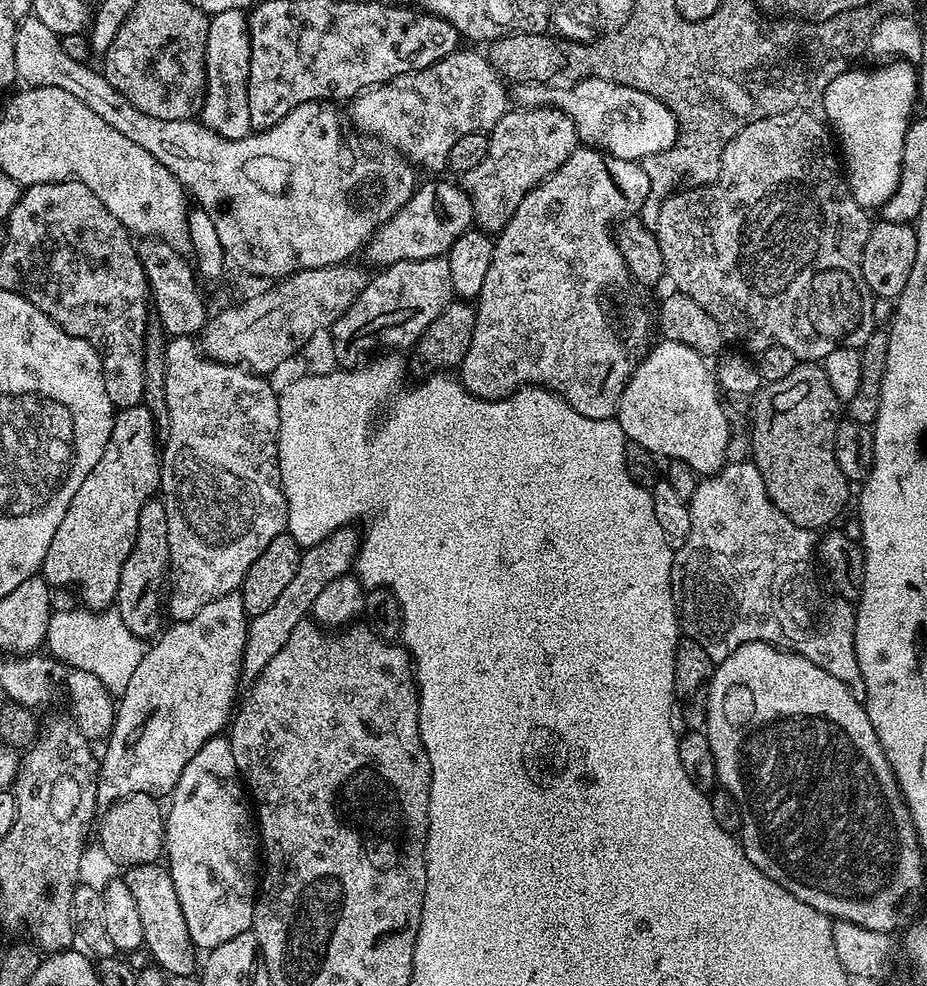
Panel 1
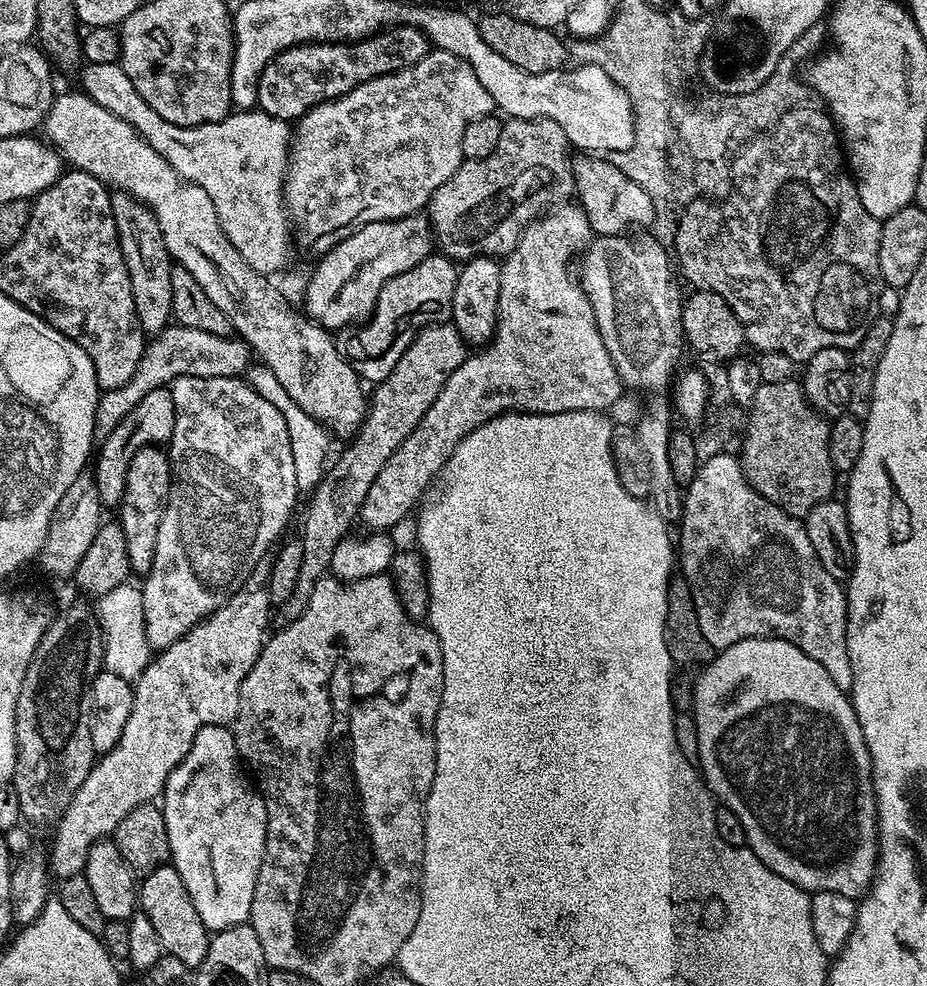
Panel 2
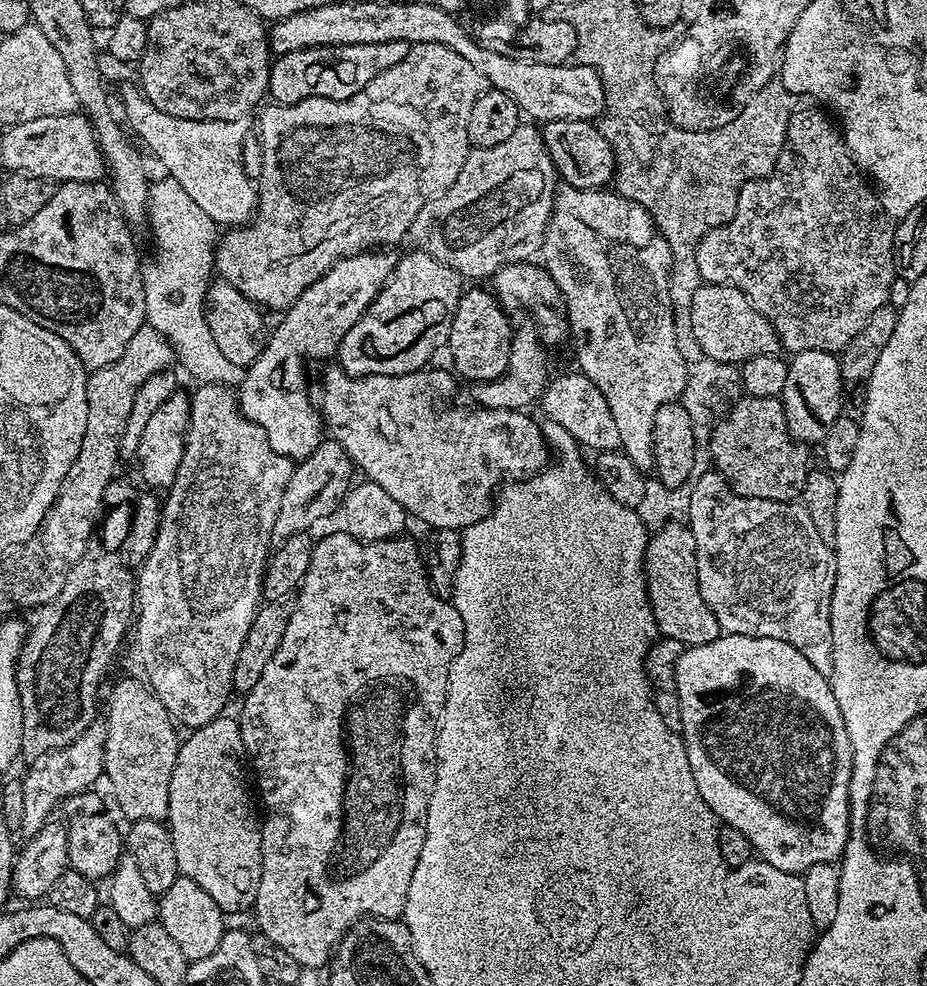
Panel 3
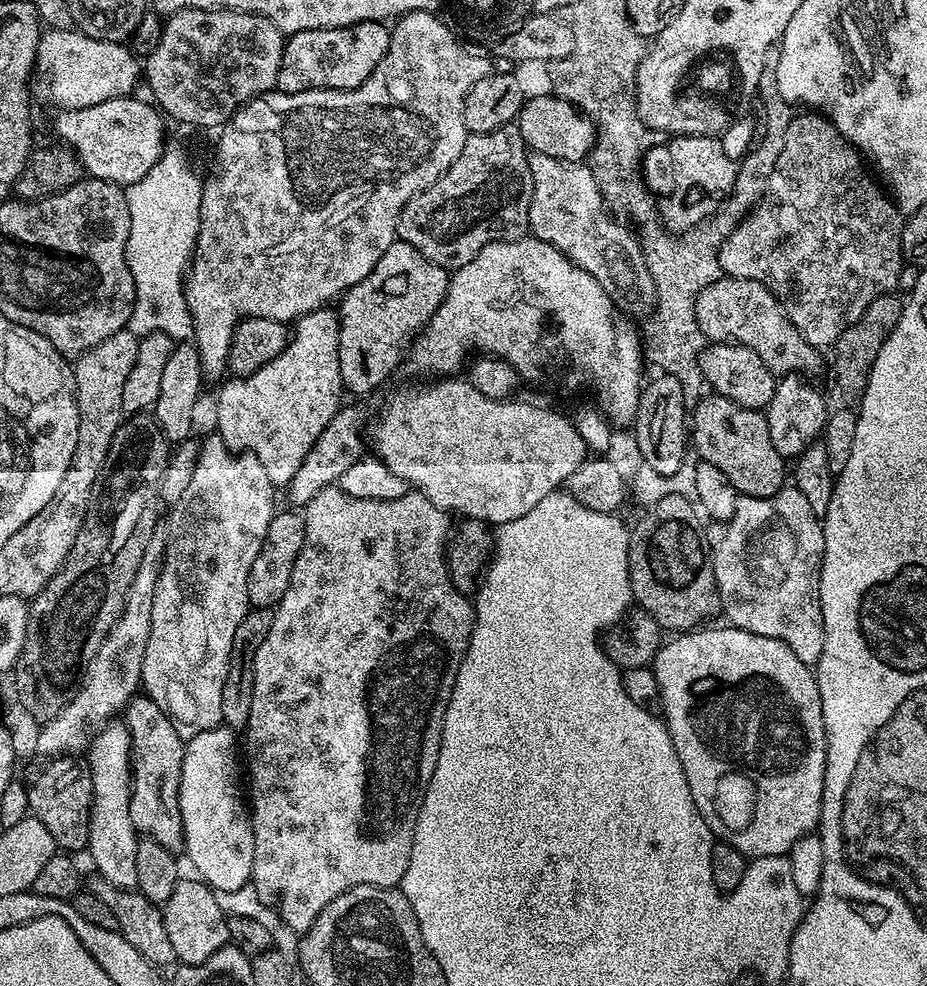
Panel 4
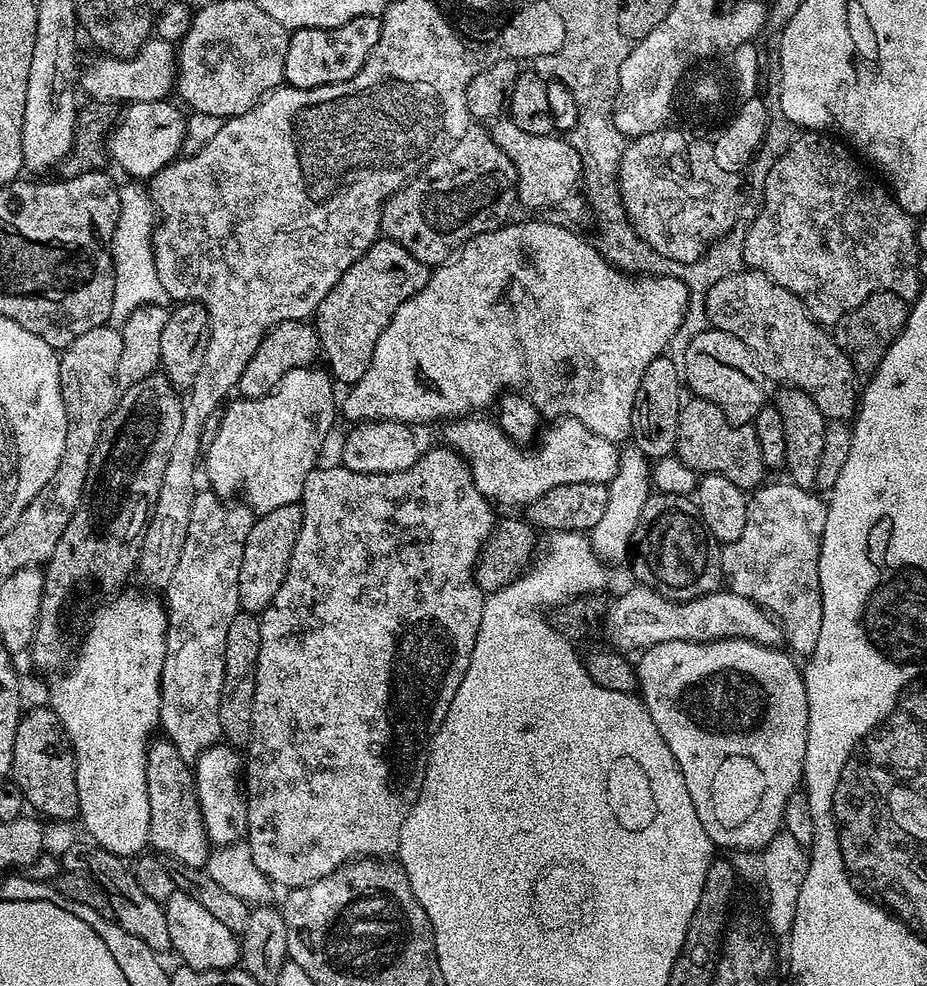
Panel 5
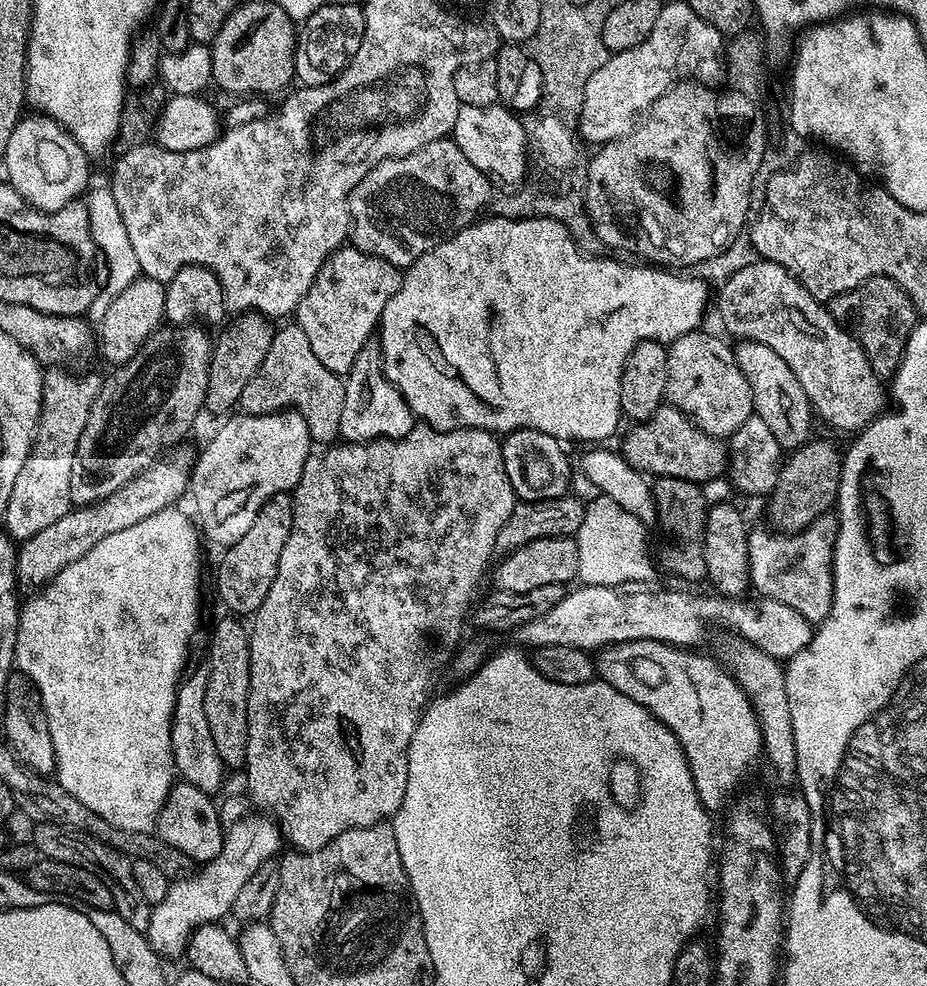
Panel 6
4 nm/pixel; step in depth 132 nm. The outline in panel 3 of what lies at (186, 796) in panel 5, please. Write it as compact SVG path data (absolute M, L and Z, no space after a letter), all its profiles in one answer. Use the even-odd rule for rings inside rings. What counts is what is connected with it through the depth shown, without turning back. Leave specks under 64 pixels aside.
M128 676L125 680L120 680L108 692L108 716L106 715L106 754L104 755L104 776L108 784L112 787L112 796L116 799L116 804L120 807L119 815L125 816L125 821L131 822L134 820L163 820L167 821L168 811L170 810L170 778L174 774L174 766L178 762L178 754L180 753L180 745L182 736L179 736L177 725L172 719L172 715L166 710L166 706L162 706L159 698L152 693L152 689L148 687L143 679L135 680L134 677Z

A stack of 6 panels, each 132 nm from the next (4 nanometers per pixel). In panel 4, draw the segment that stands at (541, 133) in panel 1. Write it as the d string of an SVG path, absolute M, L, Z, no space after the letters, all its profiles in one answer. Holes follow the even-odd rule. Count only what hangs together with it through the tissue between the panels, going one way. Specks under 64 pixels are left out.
M509 126L507 128L499 128L497 132L478 132L469 135L467 142L464 143L464 150L454 162L454 166L450 166L450 170L446 170L446 174L440 176L438 182L434 182L426 191L418 193L404 207L400 215L400 221L396 227L397 237L407 242L410 246L414 246L414 250L418 250L430 262L434 262L446 270L455 270L466 266L466 262L473 260L486 245L493 244L495 240L519 240L529 235L528 211L530 210L530 202L532 201L532 174L528 165L529 155L529 149L515 127Z

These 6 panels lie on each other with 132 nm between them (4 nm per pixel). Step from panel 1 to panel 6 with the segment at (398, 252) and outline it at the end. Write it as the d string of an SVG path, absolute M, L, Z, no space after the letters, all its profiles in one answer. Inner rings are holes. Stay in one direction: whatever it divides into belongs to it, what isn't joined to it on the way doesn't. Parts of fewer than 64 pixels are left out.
M269 410L263 414L239 415L233 415L221 423L225 424L213 434L204 456L202 452L197 459L190 481L190 496L196 499L197 513L195 512L195 515L198 517L203 535L207 539L209 536L216 544L224 544L223 546L236 544L254 526L258 514L273 498L291 493L295 489L302 478L304 469L310 464L308 455L314 447L312 428L301 412Z

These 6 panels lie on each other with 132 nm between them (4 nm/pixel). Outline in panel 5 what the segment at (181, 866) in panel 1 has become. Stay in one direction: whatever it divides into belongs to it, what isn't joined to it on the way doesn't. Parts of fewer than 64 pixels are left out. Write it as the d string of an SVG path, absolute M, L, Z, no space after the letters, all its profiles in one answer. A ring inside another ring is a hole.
M221 742L206 750L194 761L196 777L196 797L200 803L200 813L206 826L209 845L217 849L229 844L239 844L245 839L248 831L248 798L242 777L246 768L235 747Z

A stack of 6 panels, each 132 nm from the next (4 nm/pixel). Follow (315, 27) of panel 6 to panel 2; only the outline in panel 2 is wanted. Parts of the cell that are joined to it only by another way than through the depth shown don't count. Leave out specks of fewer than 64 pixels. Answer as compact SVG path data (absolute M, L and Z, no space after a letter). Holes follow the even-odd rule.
M400 24L397 28L389 28L374 36L367 36L365 40L344 43L344 52L348 52L348 56L344 56L344 60L352 60L352 72L268 72L264 69L261 80L258 82L257 105L259 111L270 114L274 118L295 122L305 116L314 106L318 106L326 100L337 100L339 96L344 96L360 84L365 84L367 80L414 66L429 51L430 45L426 34L422 34L422 30Z

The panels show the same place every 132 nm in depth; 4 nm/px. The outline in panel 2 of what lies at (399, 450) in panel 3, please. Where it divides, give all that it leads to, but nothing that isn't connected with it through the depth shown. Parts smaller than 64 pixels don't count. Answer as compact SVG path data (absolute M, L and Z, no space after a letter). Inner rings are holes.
M83 91L64 92L53 99L44 116L42 136L73 169L89 172L112 190L119 190L135 200L147 204L158 220L165 238L166 250L179 267L185 268L206 290L206 296L231 322L235 335L248 343L265 368L274 370L278 386L294 398L302 412L310 414L333 437L351 438L356 435L369 397L365 385L336 349L333 333L321 328L303 311L292 309L292 304L271 284L265 273L251 268L234 250L230 238L218 222L214 202L202 186L184 180L150 146L133 132L122 118L110 114Z

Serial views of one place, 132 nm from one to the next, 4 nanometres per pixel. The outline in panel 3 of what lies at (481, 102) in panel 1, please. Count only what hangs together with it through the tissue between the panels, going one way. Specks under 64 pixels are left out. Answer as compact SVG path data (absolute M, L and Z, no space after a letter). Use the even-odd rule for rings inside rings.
M422 42L411 45L406 58L402 58L398 66L390 66L390 70L378 74L378 78L374 78L349 100L327 100L315 96L297 104L269 103L269 108L260 116L260 180L258 176L256 210L247 224L229 227L225 231L228 233L219 237L214 249L215 275L230 282L230 286L237 288L257 306L287 310L300 297L302 290L318 282L318 278L322 278L322 274L326 274L340 260L347 256L357 256L359 252L396 246L392 244L398 243L403 236L405 239L411 233L414 218L418 218L418 210L422 210L426 202L445 192L454 182L454 178L458 178L458 170L462 170L470 151L466 122L470 122L470 110L474 110L474 102L478 102L485 90L484 76L478 74L478 70L474 70L474 66L470 66L470 62L466 62L462 54L454 54L454 50L438 46L438 42Z

